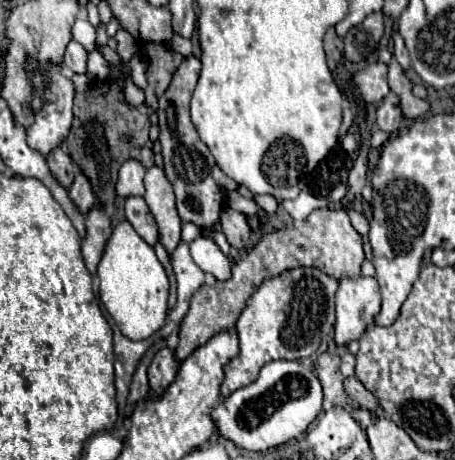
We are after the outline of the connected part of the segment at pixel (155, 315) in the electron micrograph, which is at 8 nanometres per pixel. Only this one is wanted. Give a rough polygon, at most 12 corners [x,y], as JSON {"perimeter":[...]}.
{"perimeter":[[129,221],[97,267],[101,303],[141,341],[167,317],[169,277]]}

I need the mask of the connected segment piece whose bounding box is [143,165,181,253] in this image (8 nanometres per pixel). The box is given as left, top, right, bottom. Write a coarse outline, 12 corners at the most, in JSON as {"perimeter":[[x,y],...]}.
{"perimeter":[[161,167],[145,173],[145,201],[167,253],[181,241],[175,193]]}

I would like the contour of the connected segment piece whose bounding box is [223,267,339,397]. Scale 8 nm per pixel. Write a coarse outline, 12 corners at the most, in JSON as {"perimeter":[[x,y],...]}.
{"perimeter":[[317,267],[265,279],[235,323],[223,397],[269,361],[311,357],[339,281]]}

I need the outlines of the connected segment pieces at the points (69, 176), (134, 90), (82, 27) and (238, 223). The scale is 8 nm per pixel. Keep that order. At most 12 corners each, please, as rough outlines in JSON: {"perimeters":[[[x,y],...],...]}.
{"perimeters":[[[63,147],[47,155],[53,177],[65,189],[77,173],[77,165],[71,161]],[[130,78],[123,83],[129,105],[143,103],[143,91]],[[77,19],[73,39],[87,51],[95,49],[95,27]],[[221,209],[221,231],[235,249],[249,243],[247,217]]]}

